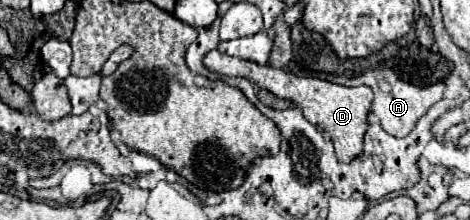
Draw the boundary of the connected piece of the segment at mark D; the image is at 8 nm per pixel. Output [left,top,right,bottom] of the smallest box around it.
[204,50,372,162]

